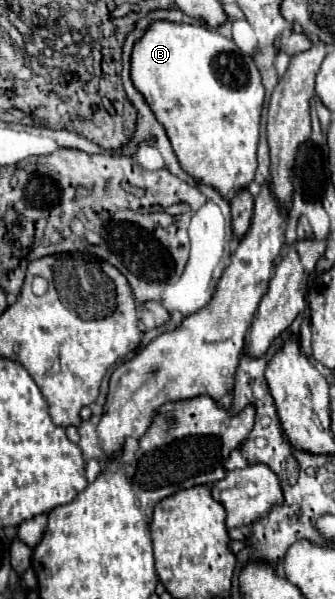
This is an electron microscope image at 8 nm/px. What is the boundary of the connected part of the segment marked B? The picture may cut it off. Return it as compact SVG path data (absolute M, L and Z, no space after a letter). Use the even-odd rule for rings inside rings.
M155 20L131 50L131 80L143 94L159 124L165 128L179 164L189 176L217 188L225 198L253 182L265 90L253 58L239 50L231 38L225 38L217 30L203 24Z

